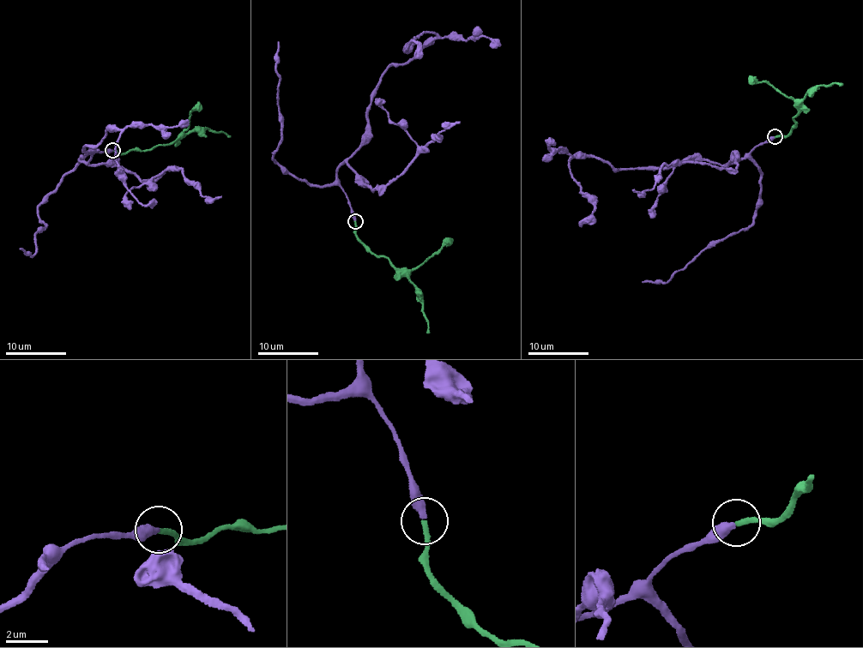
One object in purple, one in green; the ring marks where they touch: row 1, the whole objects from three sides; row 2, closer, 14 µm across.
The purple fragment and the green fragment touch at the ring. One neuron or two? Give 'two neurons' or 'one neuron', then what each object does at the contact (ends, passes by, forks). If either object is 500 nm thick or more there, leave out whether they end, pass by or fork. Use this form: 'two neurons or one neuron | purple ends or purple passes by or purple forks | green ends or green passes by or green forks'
one neuron | purple ends | green ends

